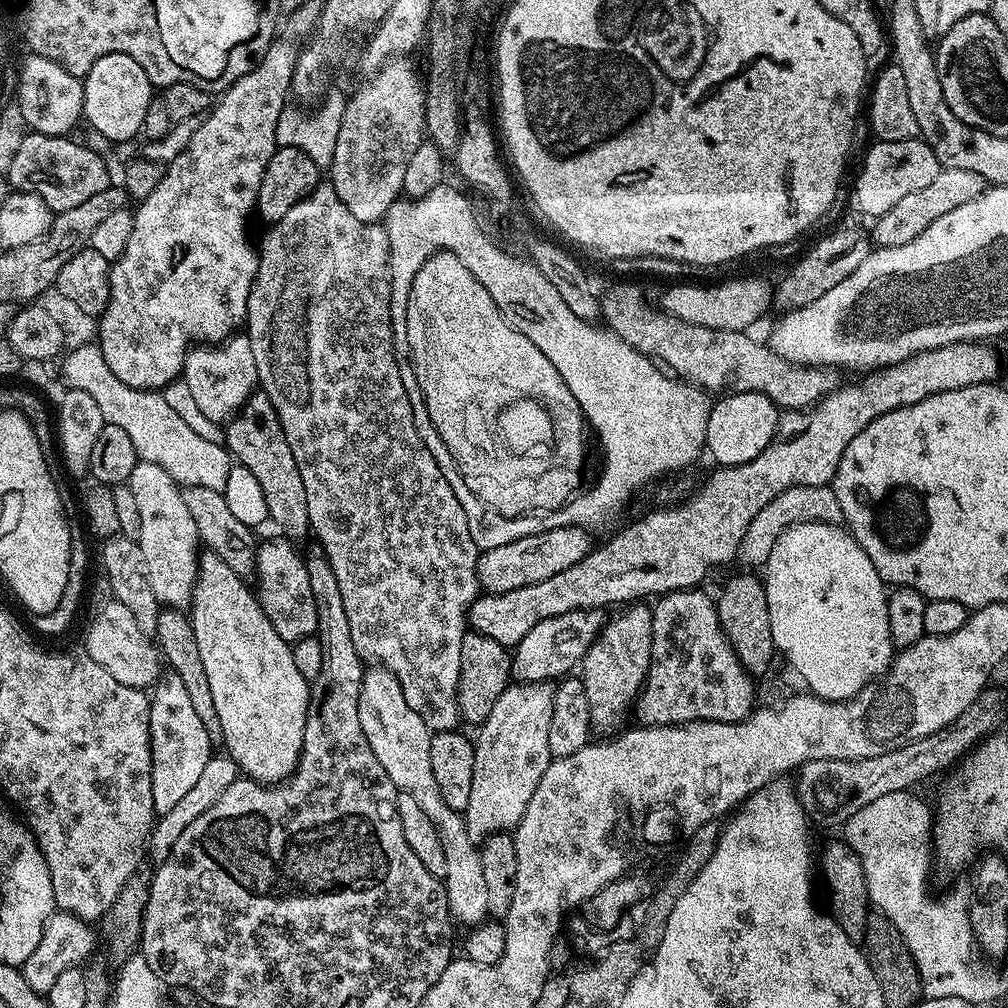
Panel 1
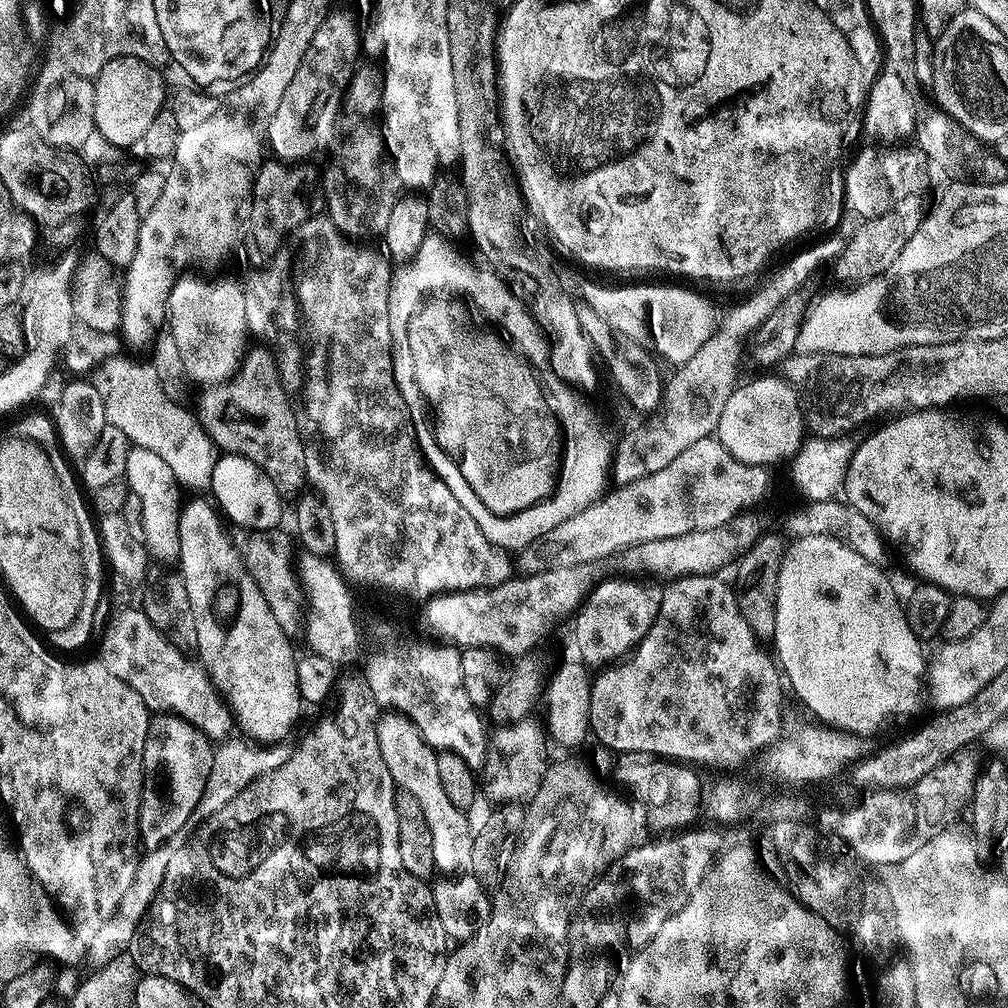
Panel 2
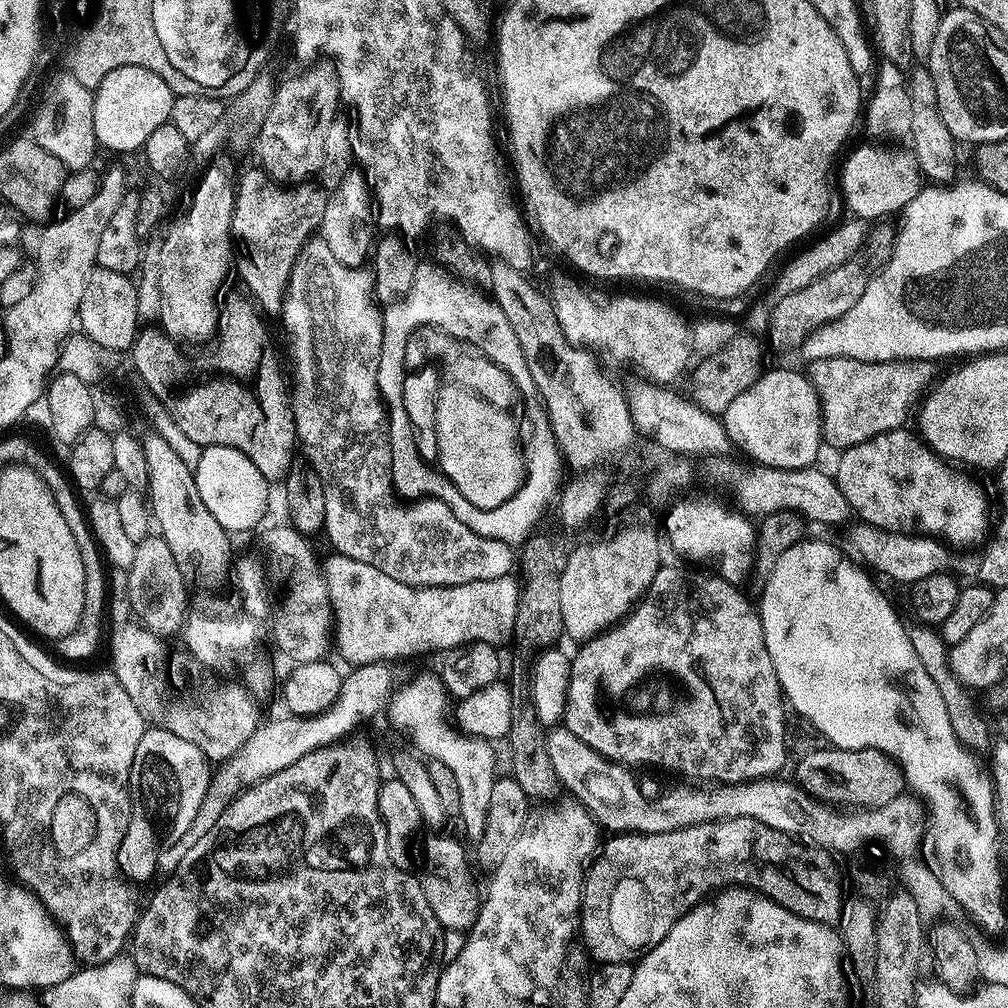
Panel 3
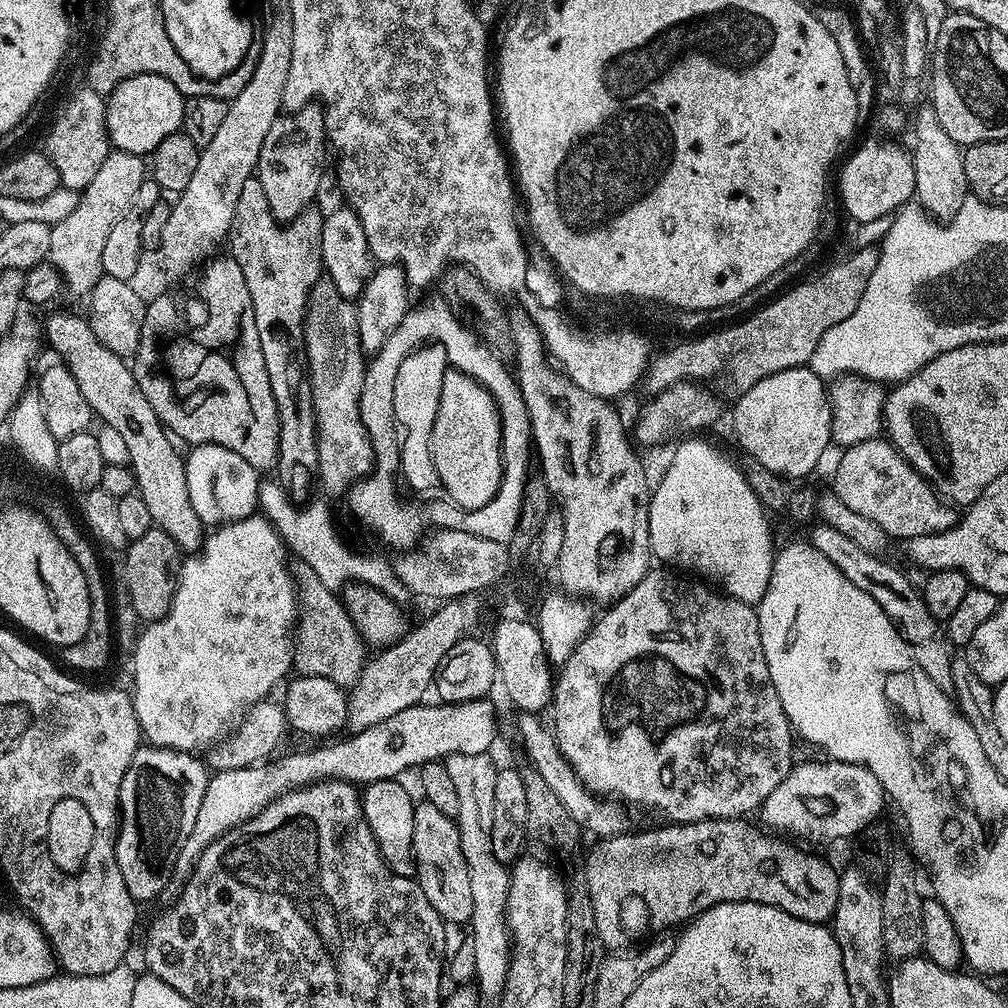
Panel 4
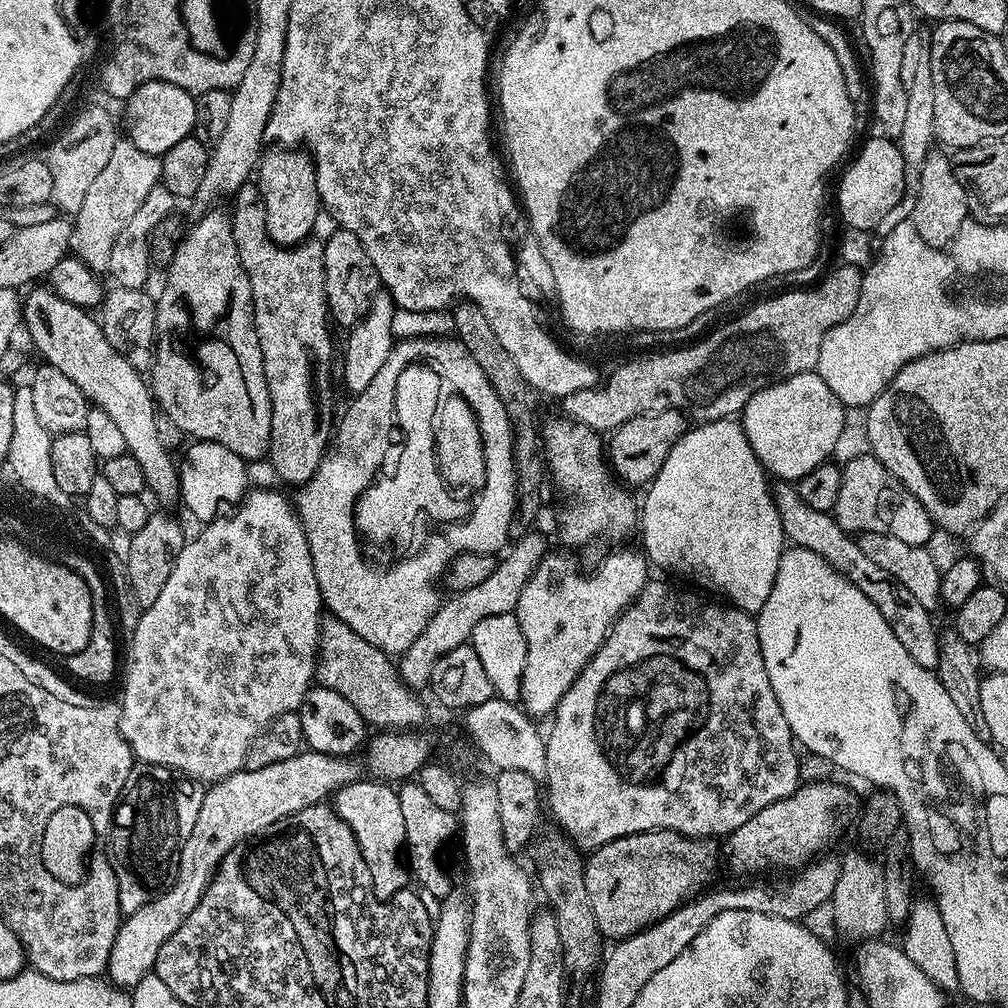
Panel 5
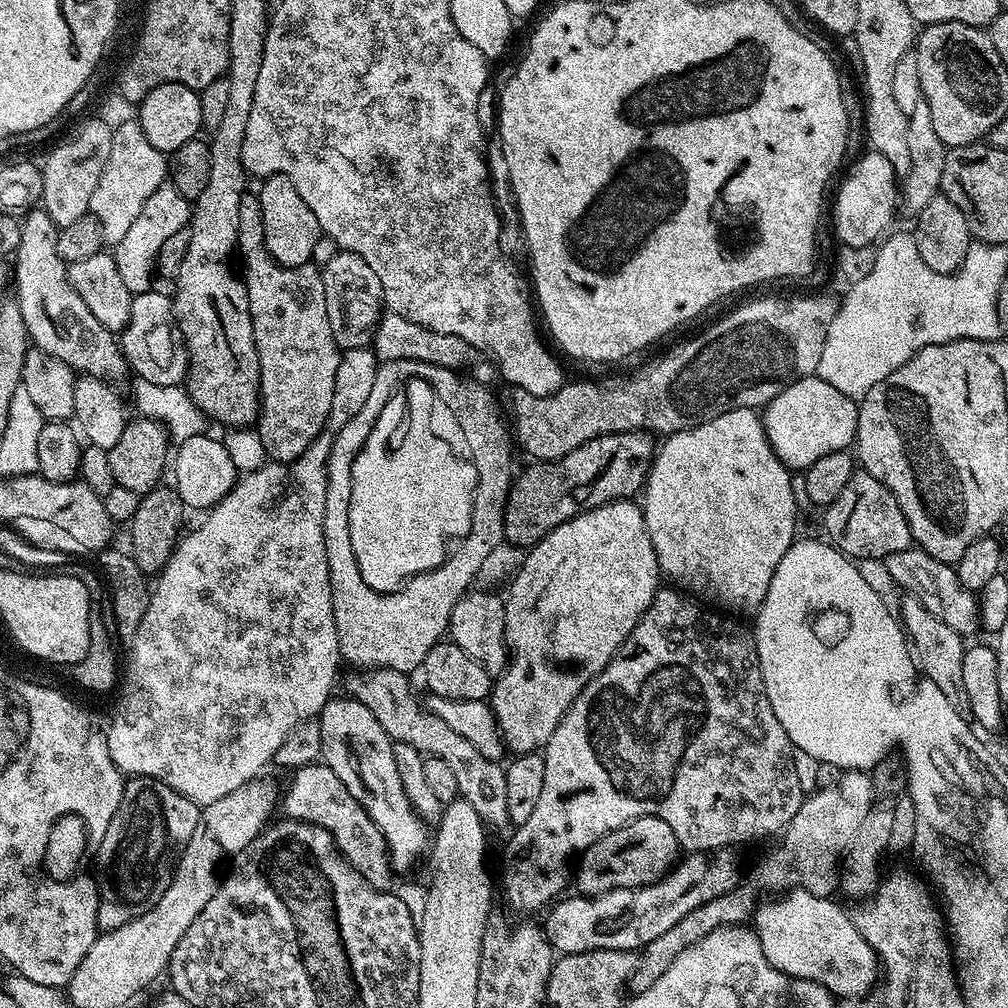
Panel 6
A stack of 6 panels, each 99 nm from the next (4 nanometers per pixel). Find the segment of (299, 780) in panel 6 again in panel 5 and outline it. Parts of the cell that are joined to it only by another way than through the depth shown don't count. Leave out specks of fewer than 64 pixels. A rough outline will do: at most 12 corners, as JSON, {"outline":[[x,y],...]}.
{"outline":[[358,778],[334,793],[354,830],[372,889],[410,884],[399,791]]}

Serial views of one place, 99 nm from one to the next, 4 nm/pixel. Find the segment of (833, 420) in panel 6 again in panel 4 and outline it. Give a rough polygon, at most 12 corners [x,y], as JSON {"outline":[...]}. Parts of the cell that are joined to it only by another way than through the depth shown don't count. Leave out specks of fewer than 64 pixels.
{"outline":[[811,367],[739,393],[736,440],[776,476],[808,476],[832,444]]}

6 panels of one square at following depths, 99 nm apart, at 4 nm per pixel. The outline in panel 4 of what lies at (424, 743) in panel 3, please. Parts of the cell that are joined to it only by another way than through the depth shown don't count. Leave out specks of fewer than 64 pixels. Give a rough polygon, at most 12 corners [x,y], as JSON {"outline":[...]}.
{"outline":[[491,755],[443,761],[474,897],[472,964],[499,997],[512,964],[510,872],[494,854]]}

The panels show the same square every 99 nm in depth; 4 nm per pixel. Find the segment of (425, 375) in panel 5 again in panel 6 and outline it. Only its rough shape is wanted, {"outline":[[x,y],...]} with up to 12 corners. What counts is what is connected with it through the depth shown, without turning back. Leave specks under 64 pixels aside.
{"outline":[[403,389],[404,440],[351,471],[366,586],[399,591],[471,529],[478,472]]}

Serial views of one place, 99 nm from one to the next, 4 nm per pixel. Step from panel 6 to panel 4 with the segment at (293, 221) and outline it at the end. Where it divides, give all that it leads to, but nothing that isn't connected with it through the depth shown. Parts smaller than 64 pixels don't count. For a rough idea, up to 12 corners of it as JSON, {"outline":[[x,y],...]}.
{"outline":[[316,102],[270,126],[254,173],[274,218],[313,207],[326,152]]}

